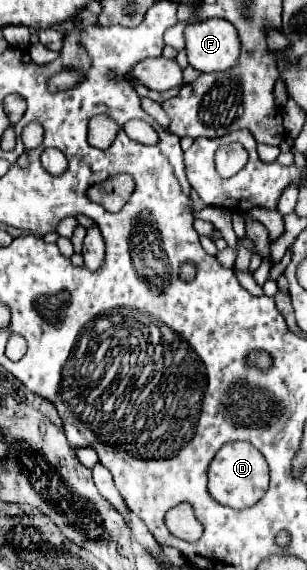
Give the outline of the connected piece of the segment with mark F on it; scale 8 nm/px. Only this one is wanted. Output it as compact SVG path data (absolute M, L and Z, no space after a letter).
M226 19L194 21L184 31L188 63L202 71L226 71L240 55L240 39L232 23Z

